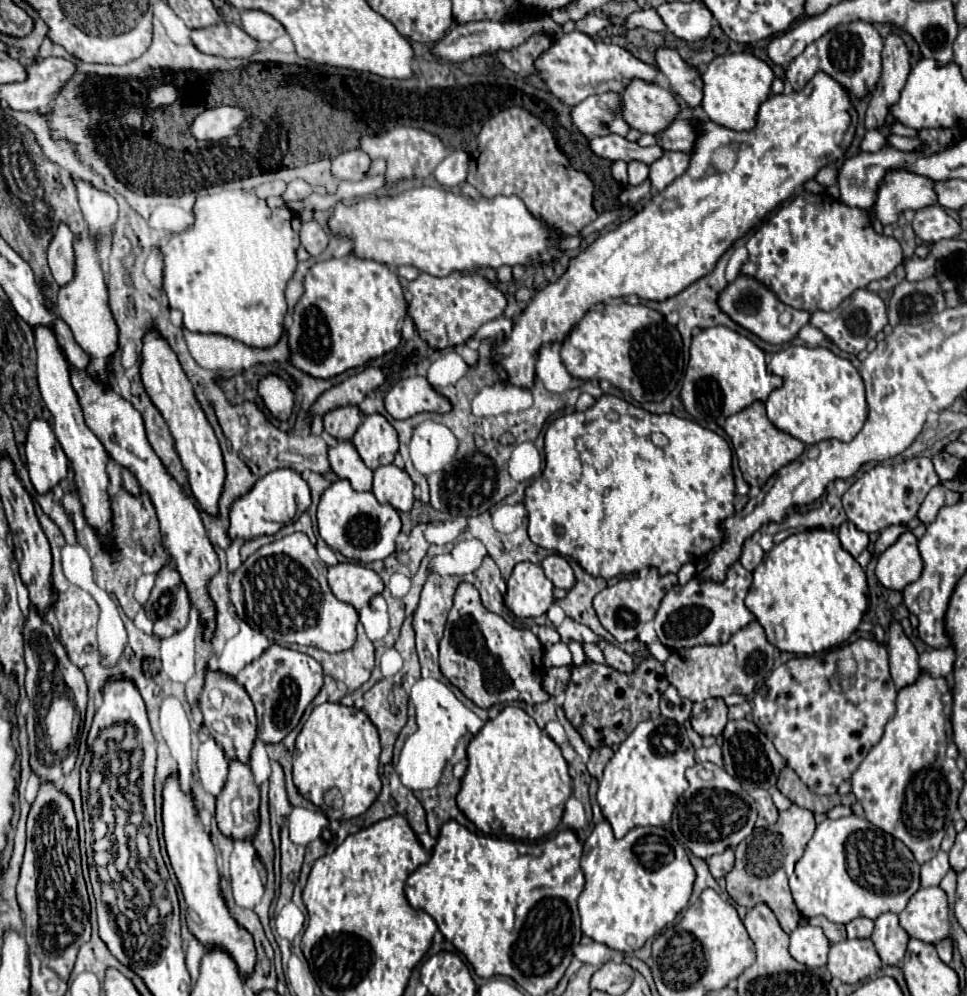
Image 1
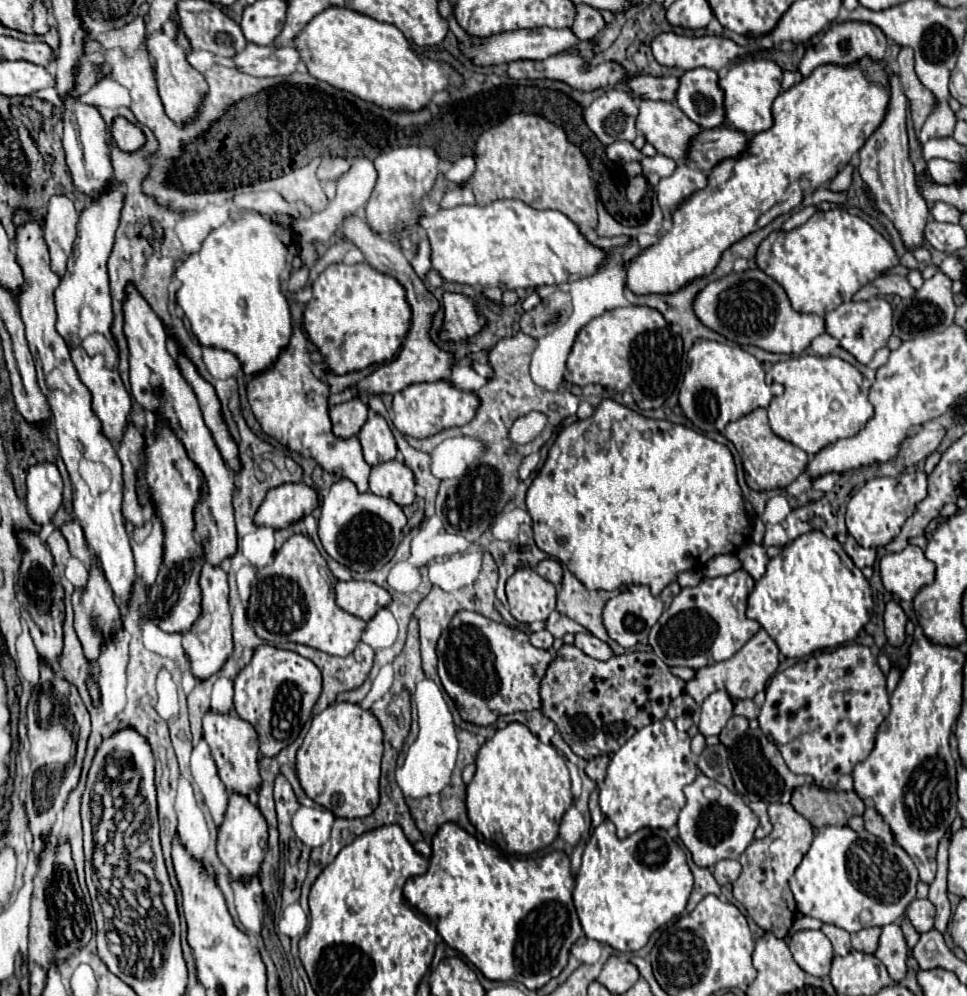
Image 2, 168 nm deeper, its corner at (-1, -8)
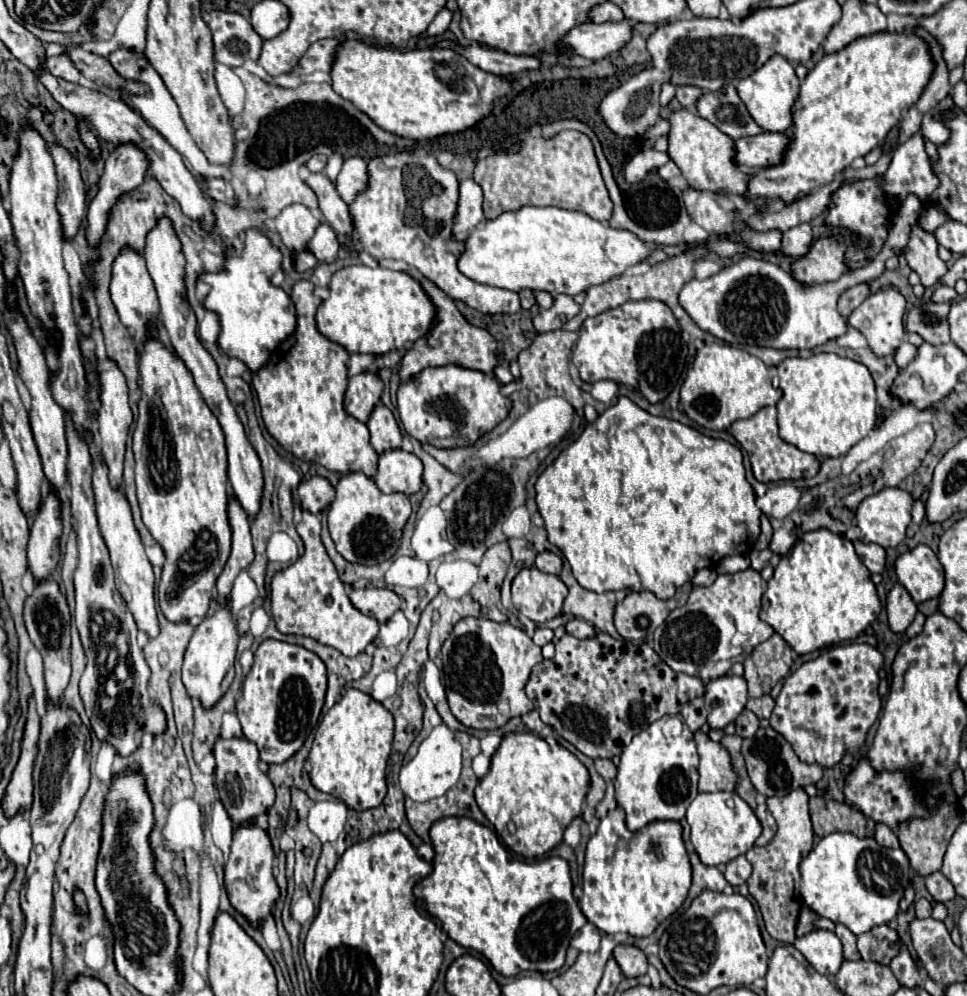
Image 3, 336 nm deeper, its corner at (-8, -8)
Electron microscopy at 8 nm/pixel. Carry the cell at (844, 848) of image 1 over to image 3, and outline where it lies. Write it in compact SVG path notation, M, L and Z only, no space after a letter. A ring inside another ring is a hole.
M831 833L823 837L811 853L801 861L801 897L821 917L849 927L855 935L869 931L875 925L889 923L899 911L899 899L911 877L907 855L901 849L881 847L875 839L859 839L851 833Z

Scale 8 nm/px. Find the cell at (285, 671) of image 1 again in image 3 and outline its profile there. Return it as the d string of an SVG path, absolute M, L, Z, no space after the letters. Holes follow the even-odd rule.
M265 639L259 649L255 651L255 663L249 671L249 675L243 681L243 697L237 703L237 717L243 727L243 735L257 745L259 759L267 765L271 763L285 763L289 757L293 757L301 745L307 739L307 733L315 729L323 699L327 691L327 673L325 663L313 655L313 651L307 651L301 645L291 645L277 639Z

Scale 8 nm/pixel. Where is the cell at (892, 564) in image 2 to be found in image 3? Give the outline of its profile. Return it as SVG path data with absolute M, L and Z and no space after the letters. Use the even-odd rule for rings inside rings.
M917 545L903 553L895 561L895 571L915 603L937 599L945 587L943 565L927 545Z

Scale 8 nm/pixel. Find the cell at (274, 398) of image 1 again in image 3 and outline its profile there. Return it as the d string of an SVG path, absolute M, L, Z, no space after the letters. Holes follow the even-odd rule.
M311 281L295 283L291 299L297 309L297 327L293 335L271 353L265 367L253 373L263 423L273 439L301 461L315 461L337 473L359 471L373 477L377 473L377 453L369 443L367 425L353 419L343 407L349 379L349 353L319 333L315 311L323 301L313 289L315 285Z

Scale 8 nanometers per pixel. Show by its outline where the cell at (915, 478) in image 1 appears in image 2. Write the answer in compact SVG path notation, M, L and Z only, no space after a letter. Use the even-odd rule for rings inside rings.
M906 471L898 477L876 477L868 481L850 501L846 509L846 527L848 533L862 547L884 547L892 541L906 519L914 515L916 503L926 499L928 495L928 475L926 471Z

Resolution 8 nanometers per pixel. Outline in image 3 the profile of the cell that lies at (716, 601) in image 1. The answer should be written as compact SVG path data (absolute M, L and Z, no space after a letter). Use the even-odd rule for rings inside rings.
M755 569L719 575L709 587L693 587L689 601L683 607L671 611L669 617L655 629L653 649L673 671L699 677L705 683L727 675L733 663L745 661L759 643L775 633L771 625L759 619L761 595L765 593L765 587L767 583ZM737 627L749 633L749 641L741 647L731 645L731 637L735 635Z

